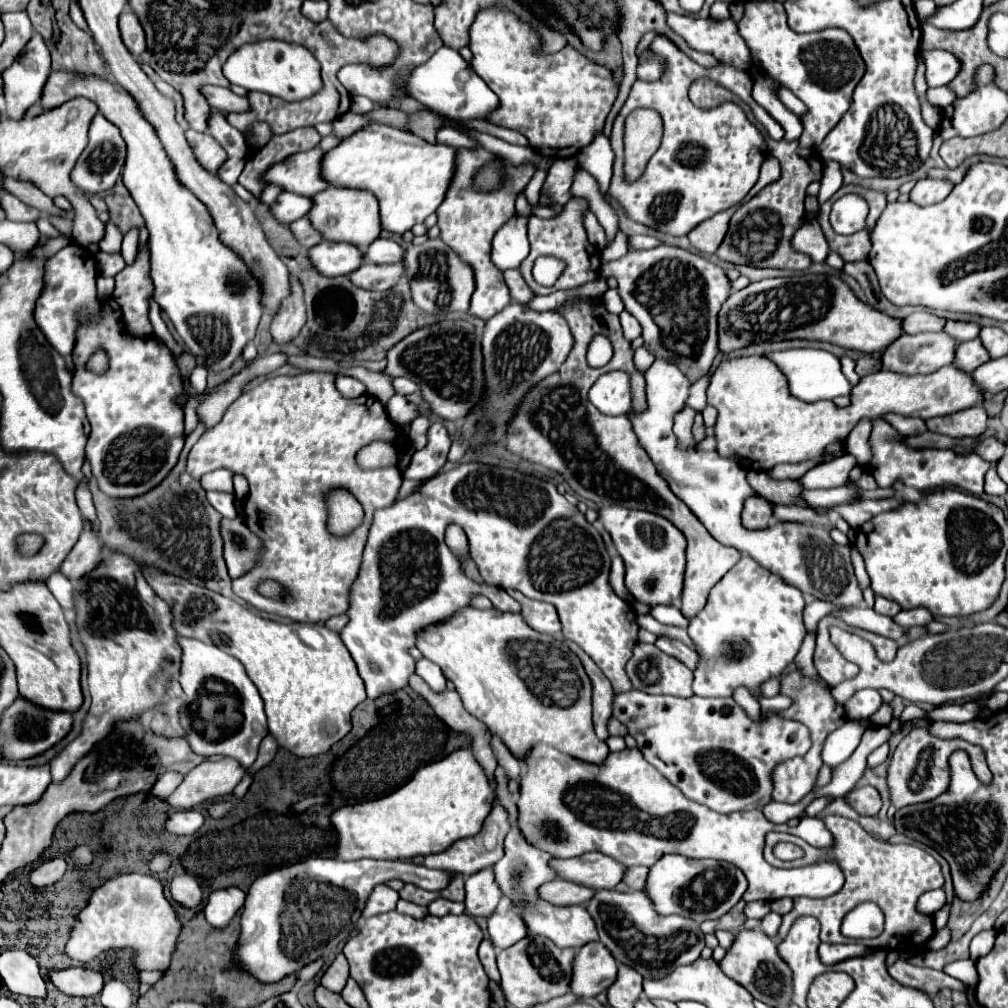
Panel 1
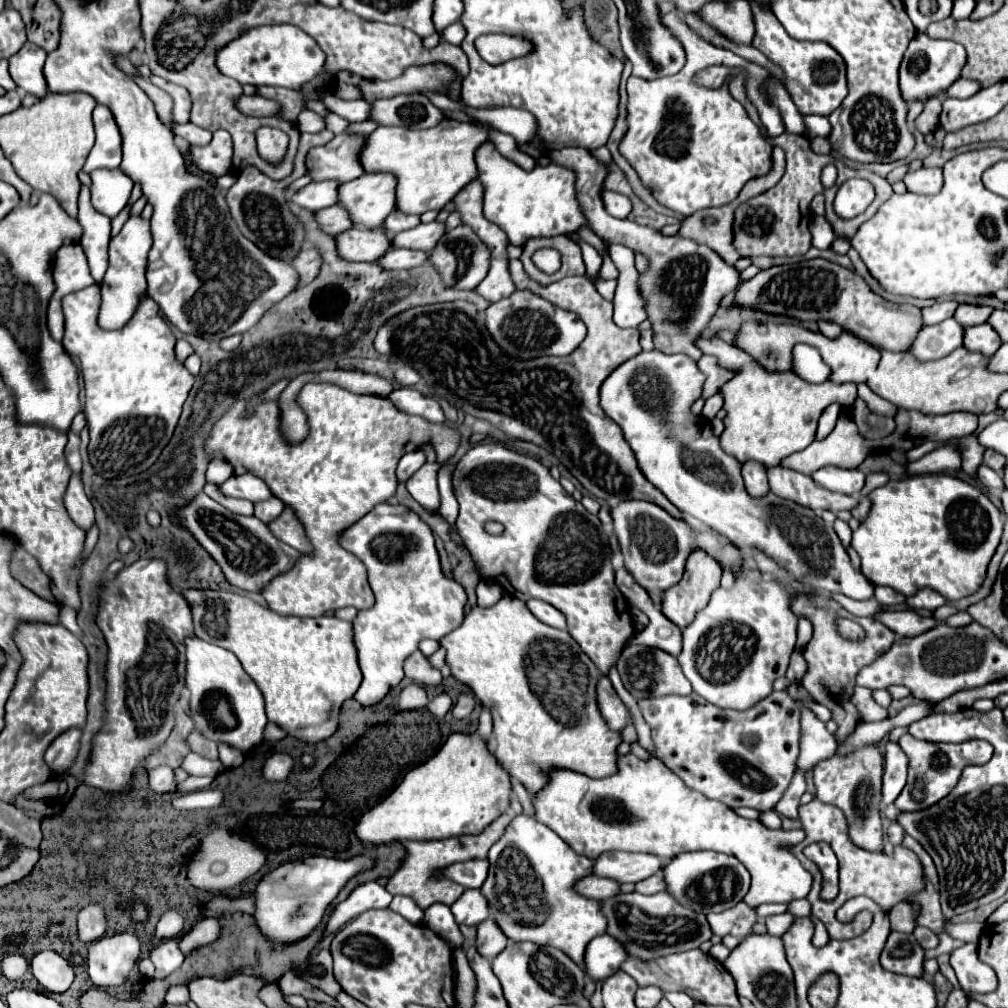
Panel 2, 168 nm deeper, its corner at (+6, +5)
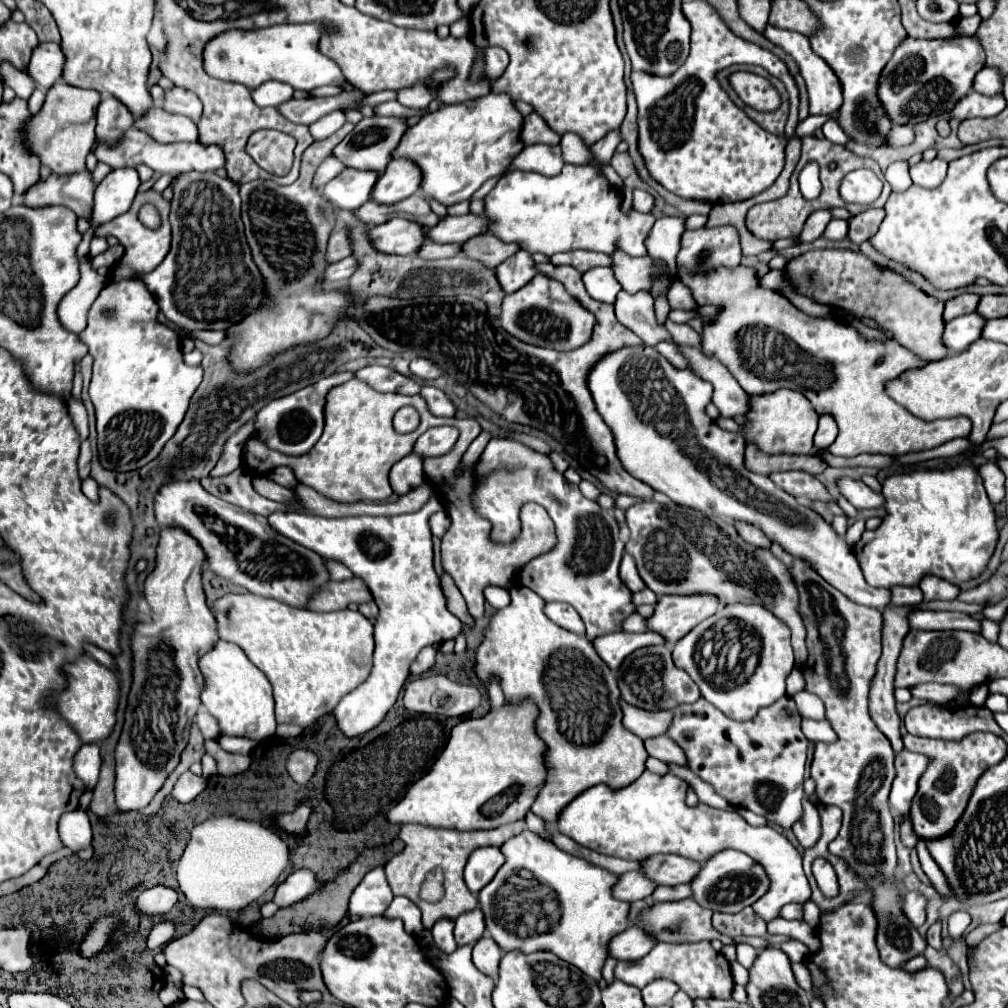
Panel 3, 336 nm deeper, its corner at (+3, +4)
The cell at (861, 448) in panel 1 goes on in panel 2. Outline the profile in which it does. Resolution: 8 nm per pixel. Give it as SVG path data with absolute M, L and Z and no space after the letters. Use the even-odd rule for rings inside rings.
M817 321L817 325L819 325L819 331L831 339L835 339L843 333L843 329L835 321Z

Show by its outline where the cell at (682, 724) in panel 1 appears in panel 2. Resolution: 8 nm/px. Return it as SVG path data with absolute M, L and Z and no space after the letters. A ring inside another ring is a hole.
M773 691L747 711L717 709L697 693L687 697L667 695L639 701L651 727L659 759L677 773L687 787L727 807L771 811L795 775L801 737L801 709L787 691Z

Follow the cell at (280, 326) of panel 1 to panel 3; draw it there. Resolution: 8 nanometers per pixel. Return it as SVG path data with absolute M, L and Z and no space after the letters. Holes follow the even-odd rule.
M346 230L332 232L328 240L328 248L326 248L326 262L334 264L346 256L350 256L350 242L346 238Z

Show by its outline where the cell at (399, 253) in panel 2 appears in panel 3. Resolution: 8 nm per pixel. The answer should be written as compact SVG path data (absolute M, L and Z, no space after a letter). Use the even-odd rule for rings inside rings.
M424 242L416 256L424 258L424 260L438 260L438 258L448 258L448 256L456 256L460 252L458 244L436 244L436 242Z

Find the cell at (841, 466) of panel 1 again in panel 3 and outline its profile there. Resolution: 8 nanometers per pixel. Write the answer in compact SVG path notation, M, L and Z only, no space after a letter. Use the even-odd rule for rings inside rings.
M848 476L838 478L836 486L840 494L854 506L854 508L880 508L883 507L885 498L883 494L872 492L862 480L852 480Z

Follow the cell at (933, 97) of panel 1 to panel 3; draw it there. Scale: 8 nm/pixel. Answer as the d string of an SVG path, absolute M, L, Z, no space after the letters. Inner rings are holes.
M982 68L974 78L972 90L984 96L1000 94L1002 92L1002 74L998 74L998 70L994 68Z

